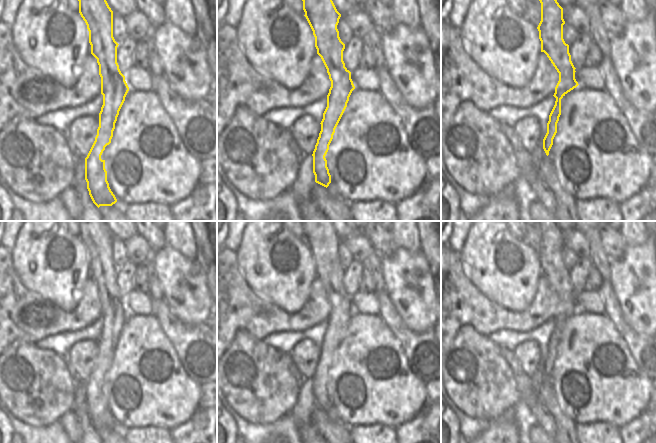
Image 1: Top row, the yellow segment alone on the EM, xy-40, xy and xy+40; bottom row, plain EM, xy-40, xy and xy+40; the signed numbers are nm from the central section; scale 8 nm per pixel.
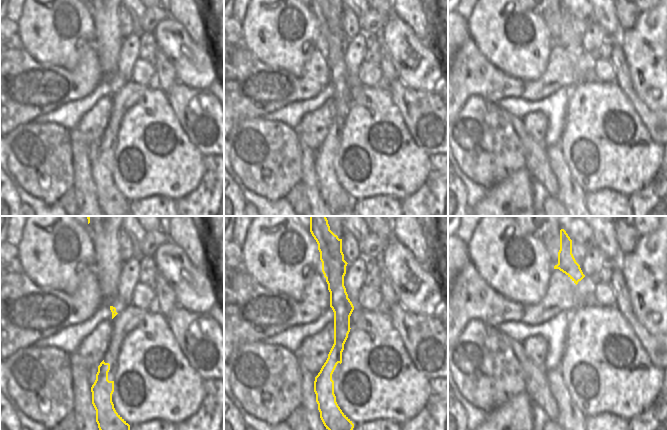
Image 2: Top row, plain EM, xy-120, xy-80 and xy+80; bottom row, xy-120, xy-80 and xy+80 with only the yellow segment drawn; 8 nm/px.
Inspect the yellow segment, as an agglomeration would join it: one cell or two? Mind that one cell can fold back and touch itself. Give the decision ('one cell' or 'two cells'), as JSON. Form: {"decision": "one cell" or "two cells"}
{"decision": "two cells"}

